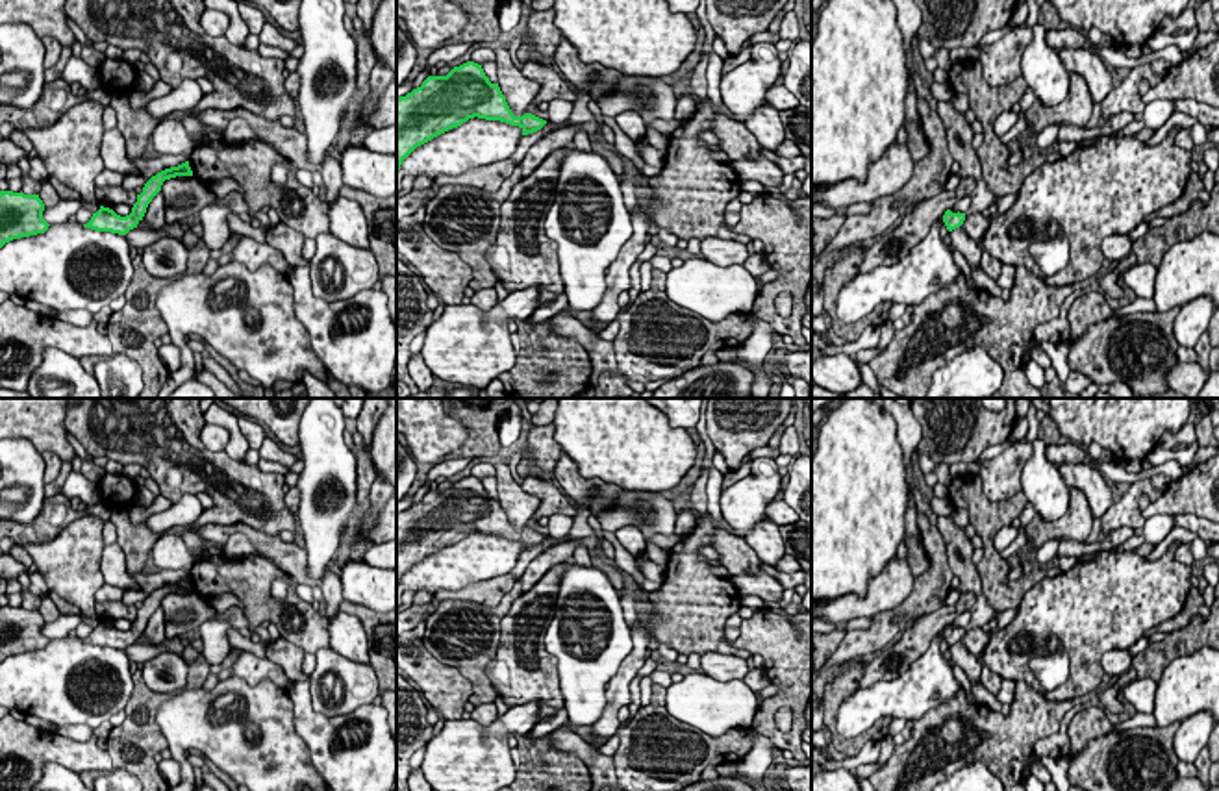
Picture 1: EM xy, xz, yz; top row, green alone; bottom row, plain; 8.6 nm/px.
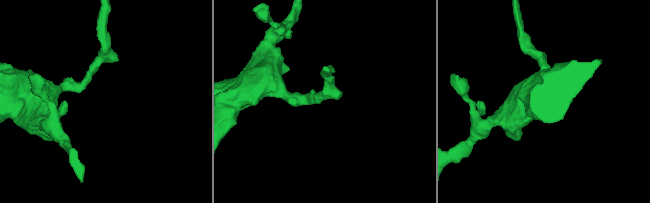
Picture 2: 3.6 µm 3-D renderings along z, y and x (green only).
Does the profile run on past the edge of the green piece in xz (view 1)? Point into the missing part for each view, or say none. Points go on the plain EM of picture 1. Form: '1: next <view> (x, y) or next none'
1: next none

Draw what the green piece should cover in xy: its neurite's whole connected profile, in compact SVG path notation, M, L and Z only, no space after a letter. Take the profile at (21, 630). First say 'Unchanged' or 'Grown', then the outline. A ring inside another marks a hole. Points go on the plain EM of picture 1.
Unchanged. M0 606L0 663L13 654L44 648L50 639L43 626L39 609Z

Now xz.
Unchanged. M467 476L396 513L396 587L417 561L474 532L519 541L522 550L547 539L532 528L515 532L498 498L489 496L482 480Z

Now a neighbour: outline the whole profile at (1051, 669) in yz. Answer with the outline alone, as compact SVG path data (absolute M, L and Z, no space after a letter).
M1056 635L1047 641L1045 654L1030 658L1028 667L1039 682L1041 697L1069 680L1069 656L1062 650L1062 641Z

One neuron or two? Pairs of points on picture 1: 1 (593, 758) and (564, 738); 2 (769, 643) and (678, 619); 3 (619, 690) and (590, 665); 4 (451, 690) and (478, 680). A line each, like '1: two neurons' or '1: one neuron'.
1: one neuron
2: two neurons
3: two neurons
4: two neurons

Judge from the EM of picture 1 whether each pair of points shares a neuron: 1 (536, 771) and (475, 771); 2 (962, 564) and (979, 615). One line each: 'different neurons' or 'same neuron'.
1: different neurons
2: same neuron

